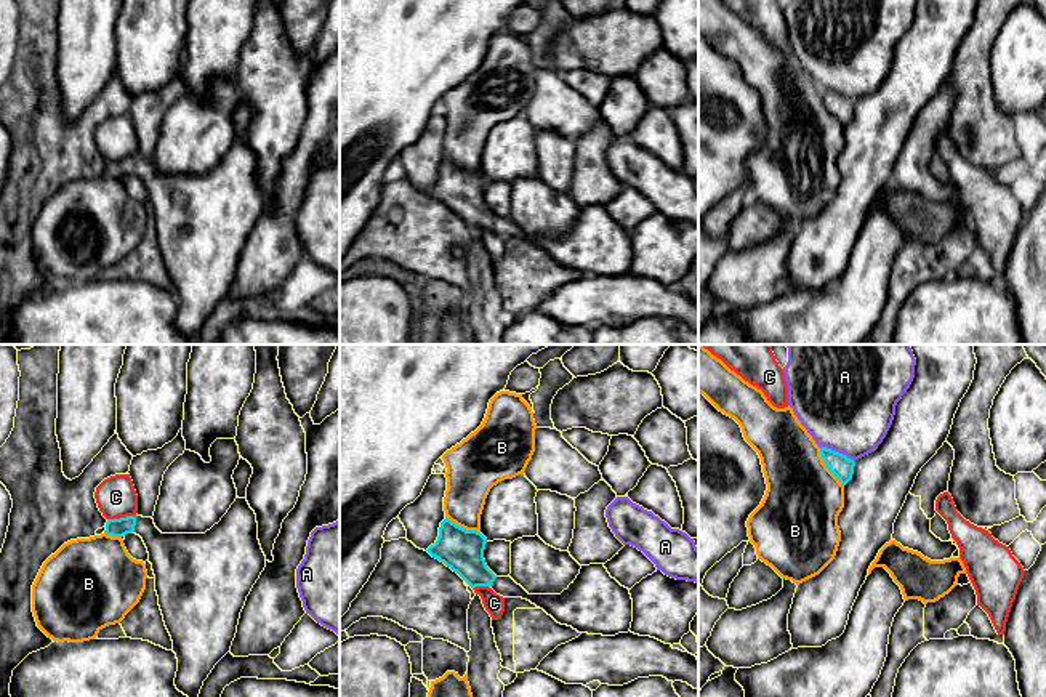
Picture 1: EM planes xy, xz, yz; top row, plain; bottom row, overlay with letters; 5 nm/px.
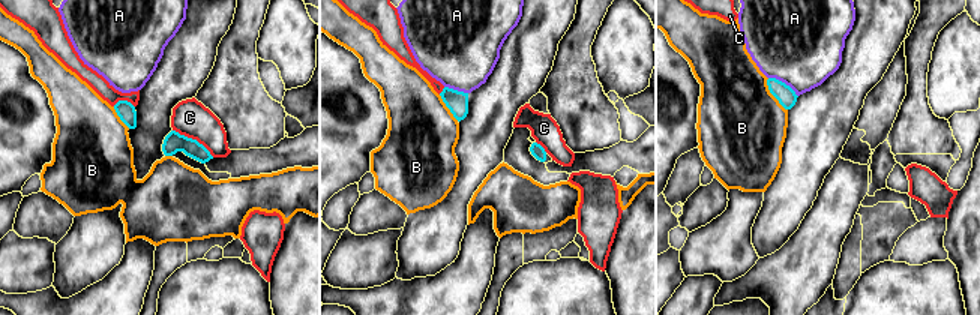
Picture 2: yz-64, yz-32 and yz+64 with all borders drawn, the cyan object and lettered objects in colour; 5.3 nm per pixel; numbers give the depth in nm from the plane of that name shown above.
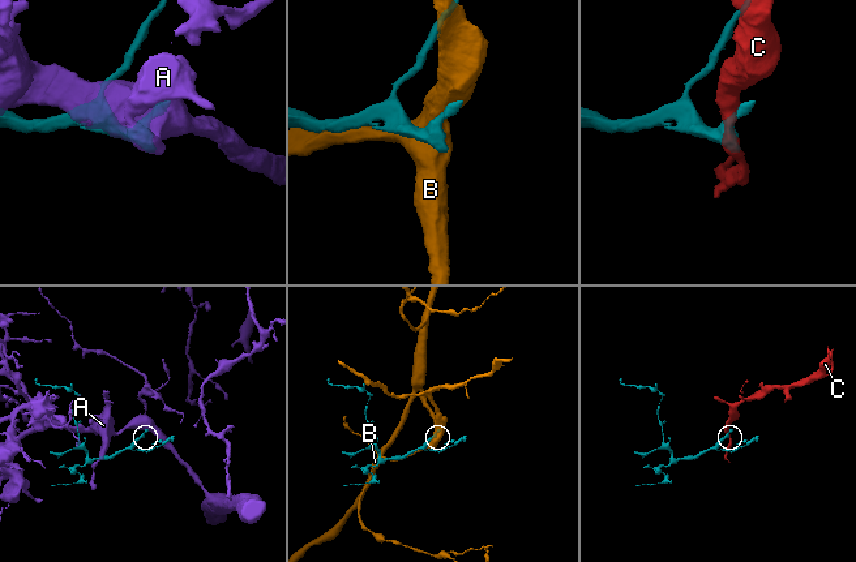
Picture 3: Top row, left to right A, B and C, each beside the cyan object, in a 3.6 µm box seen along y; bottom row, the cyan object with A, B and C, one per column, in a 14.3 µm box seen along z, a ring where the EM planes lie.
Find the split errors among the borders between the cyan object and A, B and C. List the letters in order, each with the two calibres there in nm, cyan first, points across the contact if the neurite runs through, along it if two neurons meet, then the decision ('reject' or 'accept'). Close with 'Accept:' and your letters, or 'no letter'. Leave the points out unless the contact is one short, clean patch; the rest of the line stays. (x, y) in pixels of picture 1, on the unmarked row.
A: 110/460 nm | reject
B: 110/380 nm | reject
C: 100/200 nm | reject
Accept: no letter

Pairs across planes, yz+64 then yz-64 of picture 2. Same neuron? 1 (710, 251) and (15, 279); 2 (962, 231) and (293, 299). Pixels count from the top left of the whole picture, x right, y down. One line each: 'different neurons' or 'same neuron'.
1: same neuron
2: same neuron

